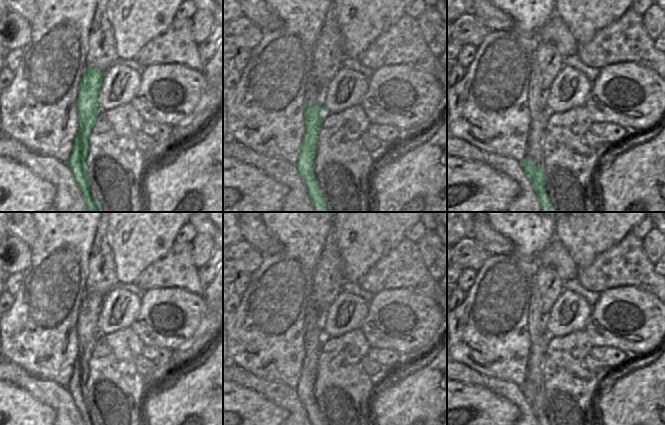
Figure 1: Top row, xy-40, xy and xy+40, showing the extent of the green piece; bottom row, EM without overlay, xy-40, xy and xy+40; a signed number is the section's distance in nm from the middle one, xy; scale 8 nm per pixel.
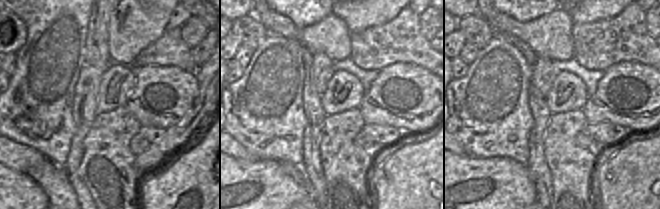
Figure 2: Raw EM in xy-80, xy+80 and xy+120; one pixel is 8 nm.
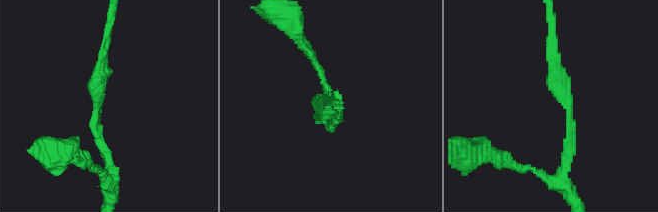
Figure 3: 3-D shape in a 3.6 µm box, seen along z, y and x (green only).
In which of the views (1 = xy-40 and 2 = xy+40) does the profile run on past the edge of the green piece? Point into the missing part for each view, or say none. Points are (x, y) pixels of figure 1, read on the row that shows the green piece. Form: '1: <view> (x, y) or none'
1: none
2: none

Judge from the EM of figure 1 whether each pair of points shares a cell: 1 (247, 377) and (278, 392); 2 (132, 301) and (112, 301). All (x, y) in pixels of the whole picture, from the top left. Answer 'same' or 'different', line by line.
1: same
2: same

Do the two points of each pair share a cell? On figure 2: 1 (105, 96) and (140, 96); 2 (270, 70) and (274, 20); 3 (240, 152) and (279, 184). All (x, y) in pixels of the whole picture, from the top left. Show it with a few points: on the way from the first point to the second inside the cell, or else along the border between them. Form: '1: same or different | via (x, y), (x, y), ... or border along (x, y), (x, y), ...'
1: different | border along (134, 73), (136, 77), (135, 84), (124, 105)
2: different | border along (268, 32), (293, 37), (296, 40)
3: different | border along (230, 155), (248, 161), (258, 159)

